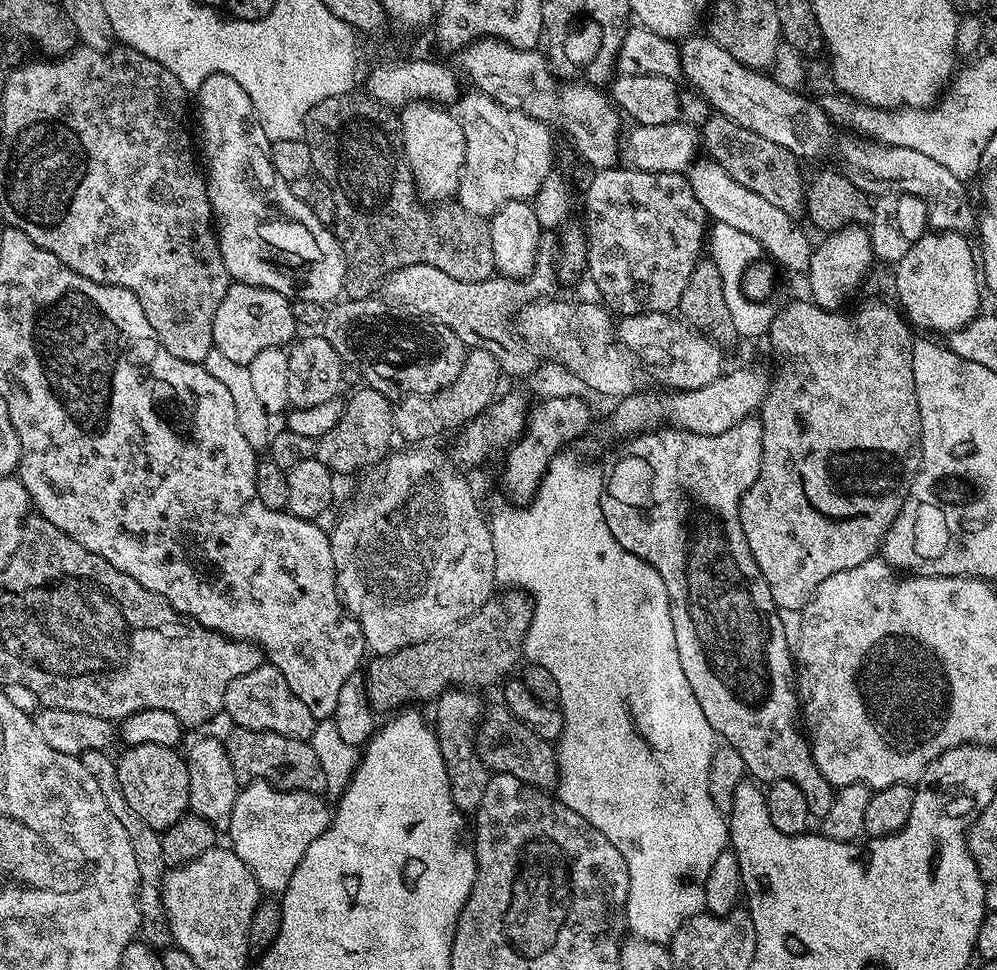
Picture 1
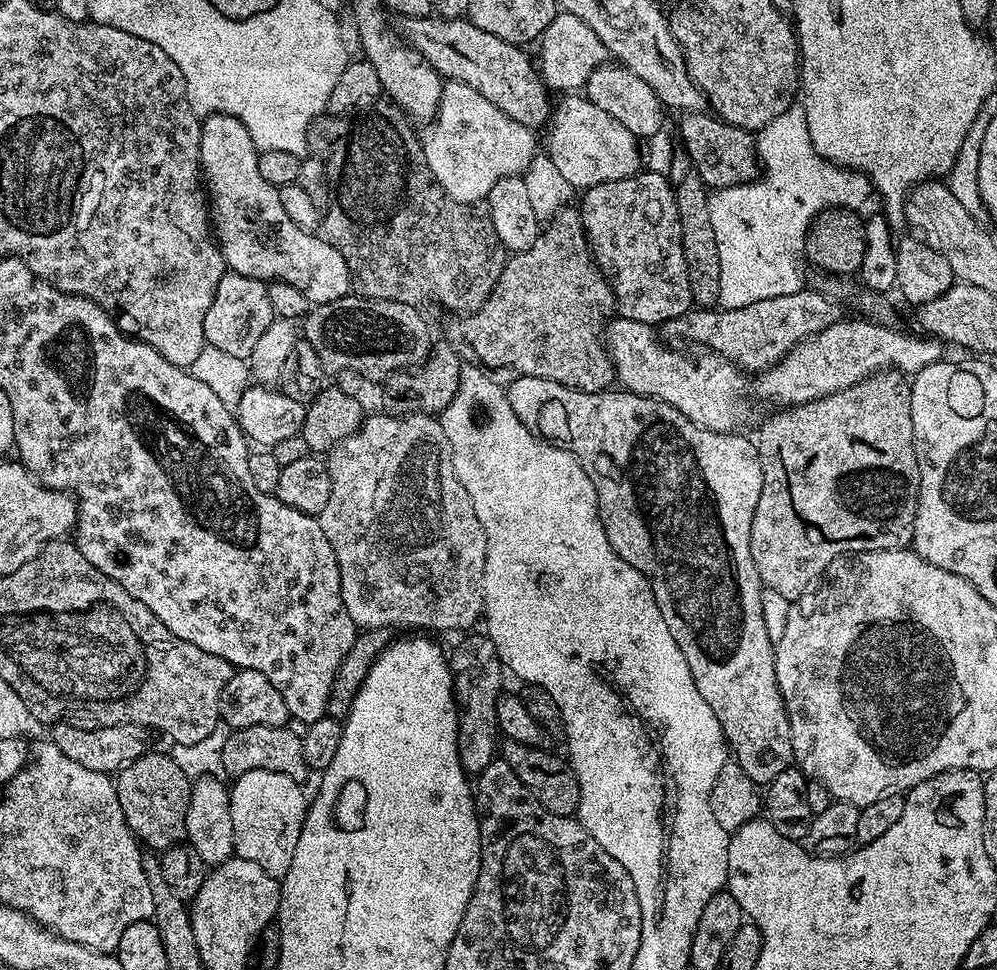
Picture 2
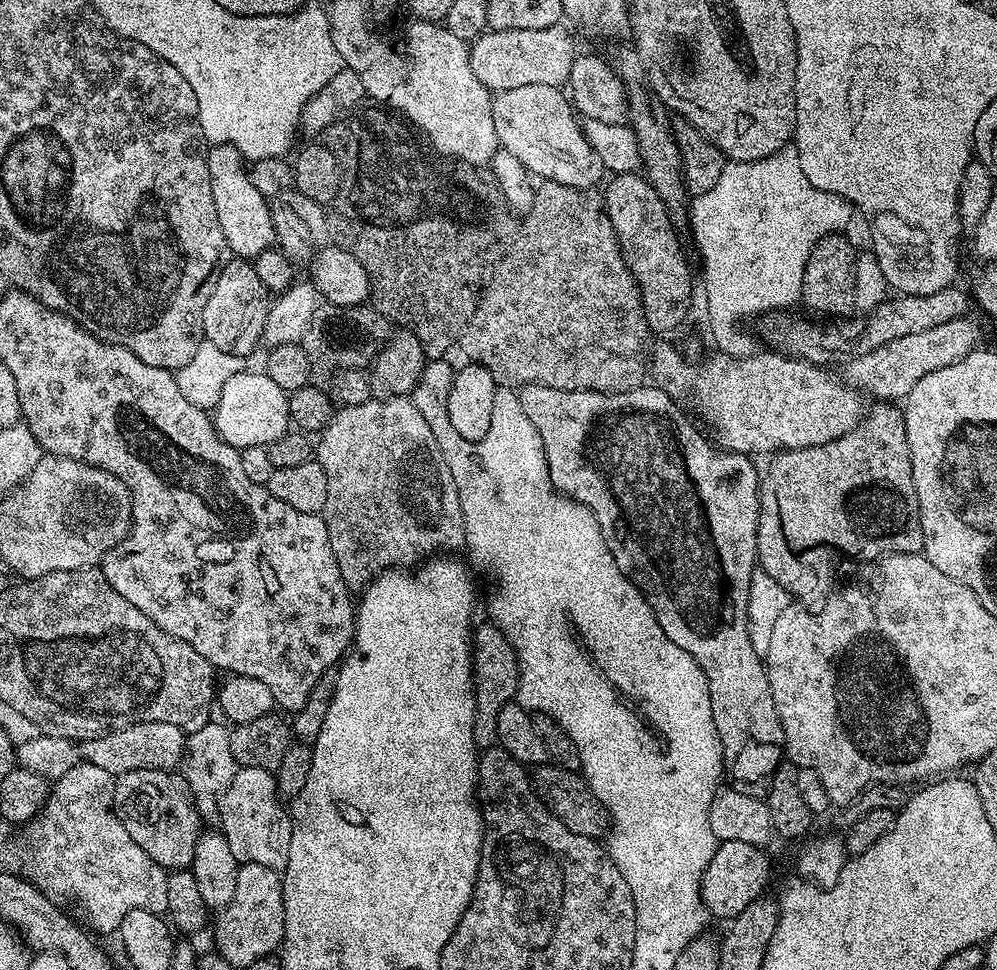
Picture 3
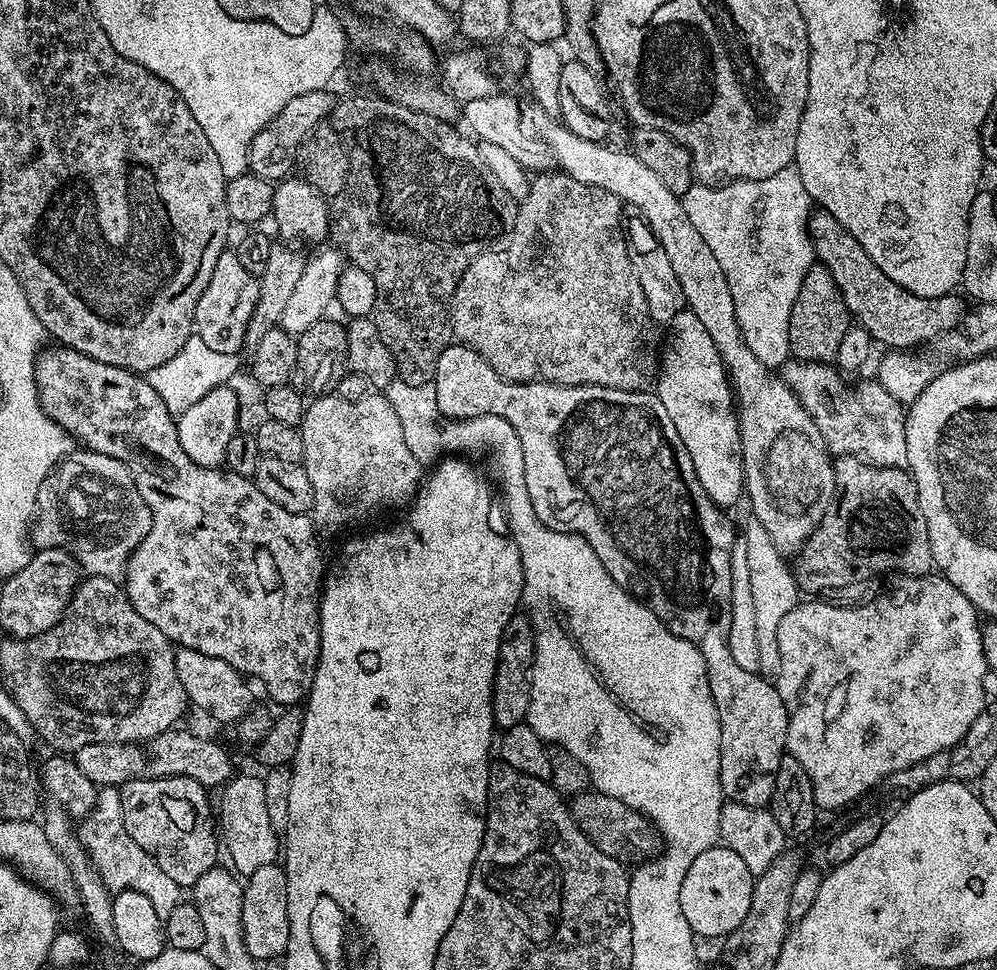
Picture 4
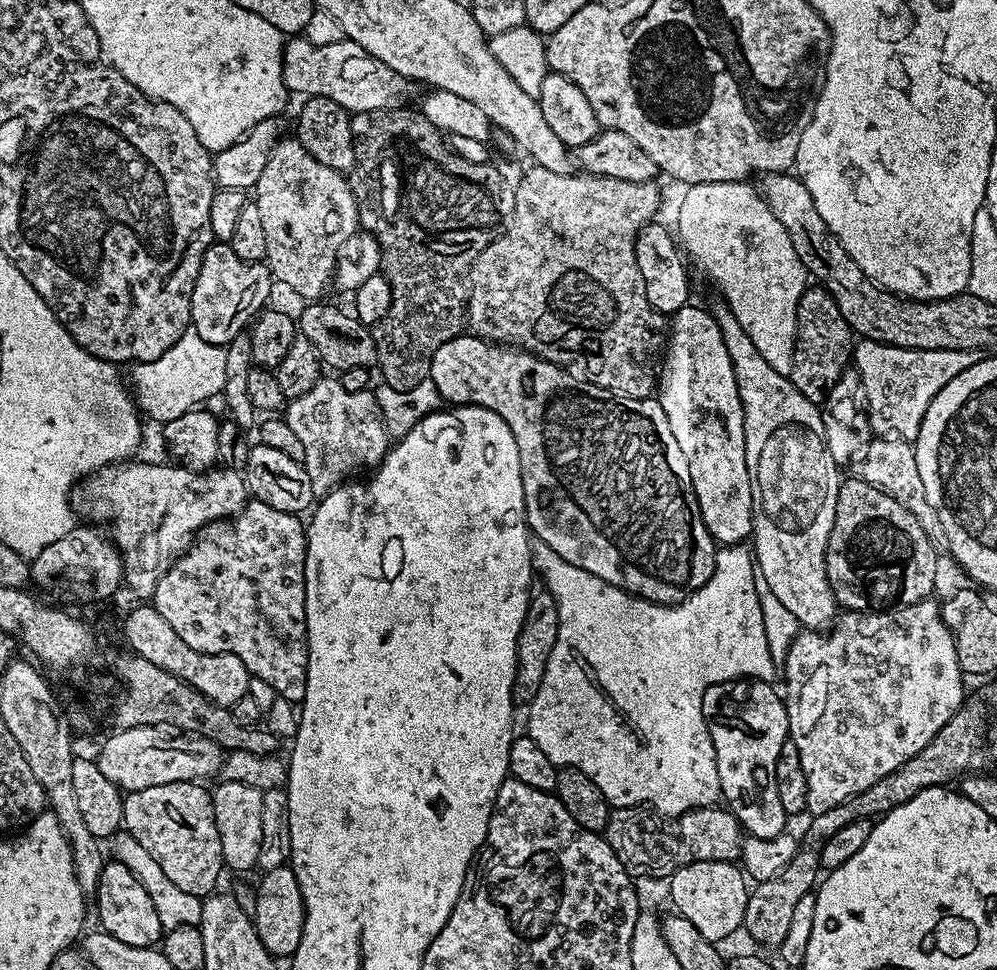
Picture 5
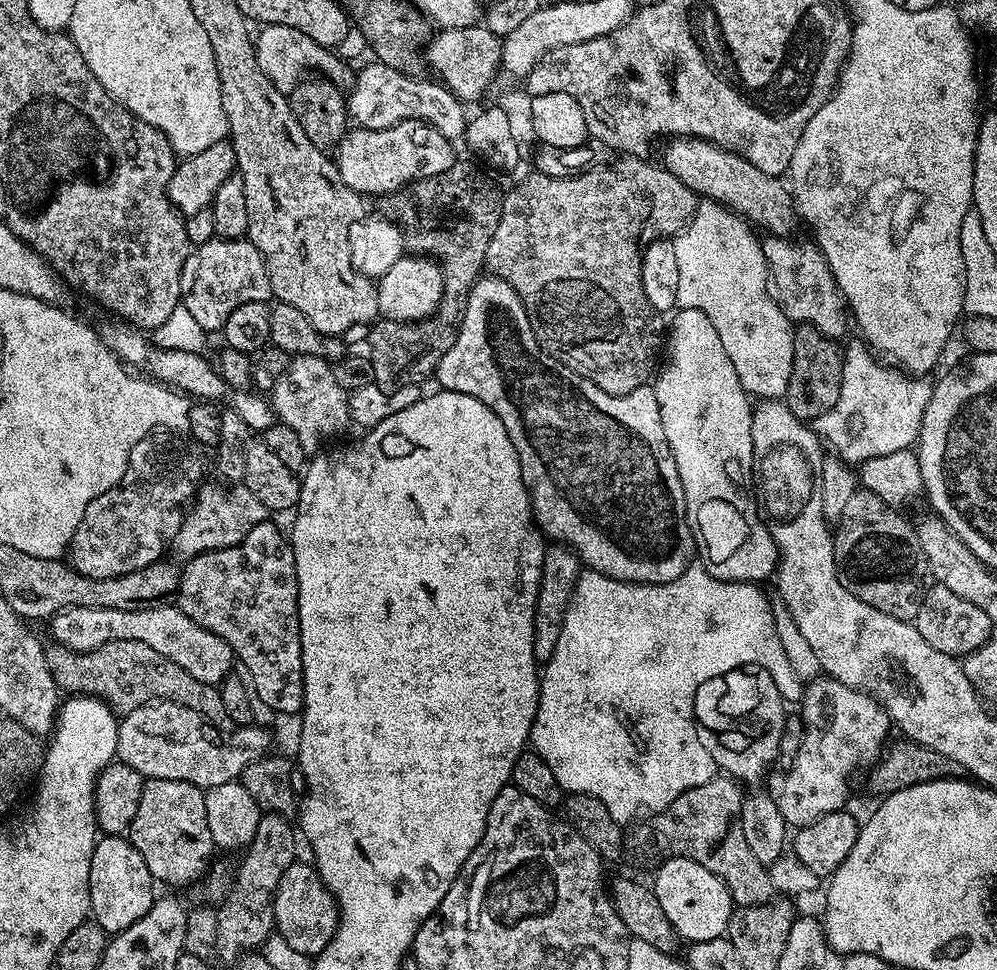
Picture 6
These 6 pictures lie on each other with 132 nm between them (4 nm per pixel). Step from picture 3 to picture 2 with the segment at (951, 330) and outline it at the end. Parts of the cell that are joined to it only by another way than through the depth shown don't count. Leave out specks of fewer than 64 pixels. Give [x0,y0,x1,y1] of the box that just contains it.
[754,318,945,406]

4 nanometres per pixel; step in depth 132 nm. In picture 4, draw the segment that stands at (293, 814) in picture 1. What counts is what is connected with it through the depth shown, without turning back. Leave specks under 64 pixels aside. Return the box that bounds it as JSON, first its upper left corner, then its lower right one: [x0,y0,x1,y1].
[218,775,282,878]

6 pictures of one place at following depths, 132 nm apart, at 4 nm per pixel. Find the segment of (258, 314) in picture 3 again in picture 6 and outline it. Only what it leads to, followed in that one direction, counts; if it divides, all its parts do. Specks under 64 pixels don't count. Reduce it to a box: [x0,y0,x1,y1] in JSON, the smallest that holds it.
[180,238,272,334]

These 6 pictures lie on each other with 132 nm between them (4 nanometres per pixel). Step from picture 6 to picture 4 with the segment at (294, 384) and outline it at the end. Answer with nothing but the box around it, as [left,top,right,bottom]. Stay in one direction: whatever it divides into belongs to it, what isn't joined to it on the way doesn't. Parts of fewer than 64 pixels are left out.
[298,394,422,532]

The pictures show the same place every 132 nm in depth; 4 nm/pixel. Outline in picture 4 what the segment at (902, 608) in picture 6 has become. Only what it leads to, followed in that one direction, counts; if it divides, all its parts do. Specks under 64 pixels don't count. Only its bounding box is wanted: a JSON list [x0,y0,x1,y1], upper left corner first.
[794,456,933,594]

